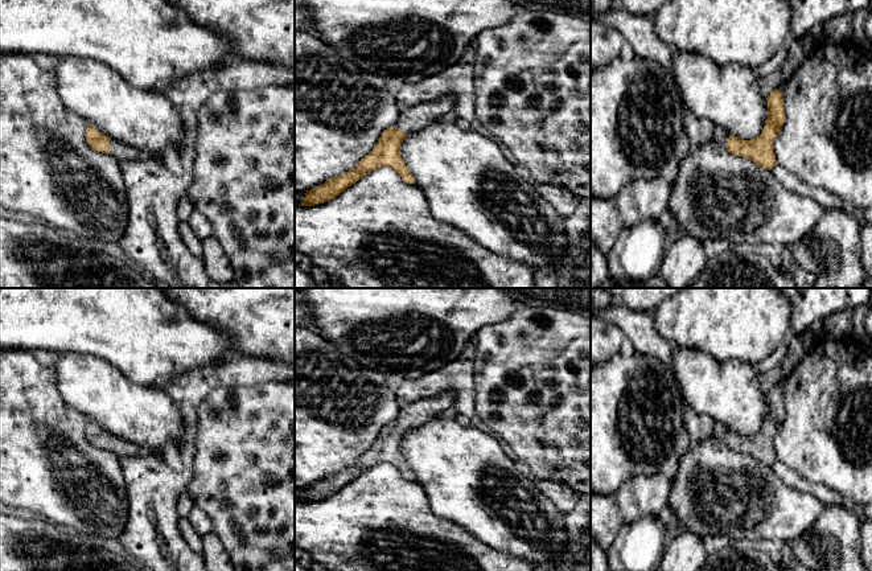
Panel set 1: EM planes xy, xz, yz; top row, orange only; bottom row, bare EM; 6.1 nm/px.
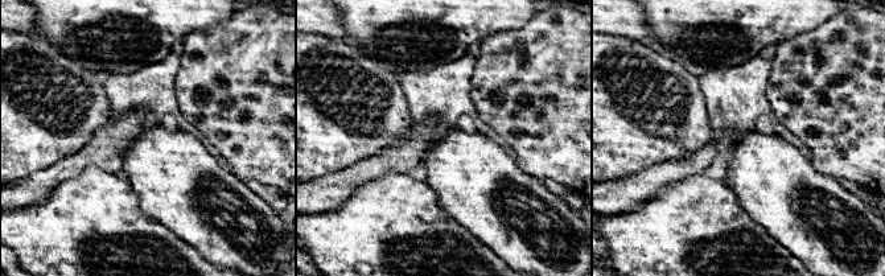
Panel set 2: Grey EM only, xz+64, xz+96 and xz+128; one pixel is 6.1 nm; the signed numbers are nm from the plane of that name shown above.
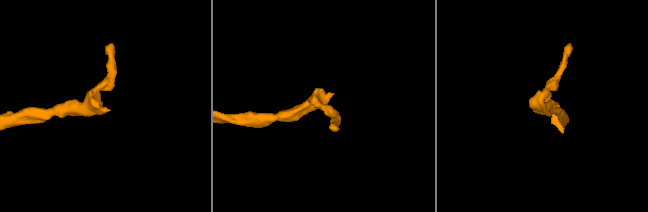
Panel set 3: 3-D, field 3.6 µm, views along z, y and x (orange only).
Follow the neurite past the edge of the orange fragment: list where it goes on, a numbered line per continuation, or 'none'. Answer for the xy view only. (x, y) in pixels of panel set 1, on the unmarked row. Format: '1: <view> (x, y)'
1: xy (118, 446)

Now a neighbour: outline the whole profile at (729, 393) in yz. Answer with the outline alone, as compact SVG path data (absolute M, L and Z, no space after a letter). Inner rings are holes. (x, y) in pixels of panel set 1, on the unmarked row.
M672 348L671 369L683 402L698 415L706 420L719 422L744 436L761 431L768 414L768 398L761 390L756 366L737 360L720 362L698 349Z

